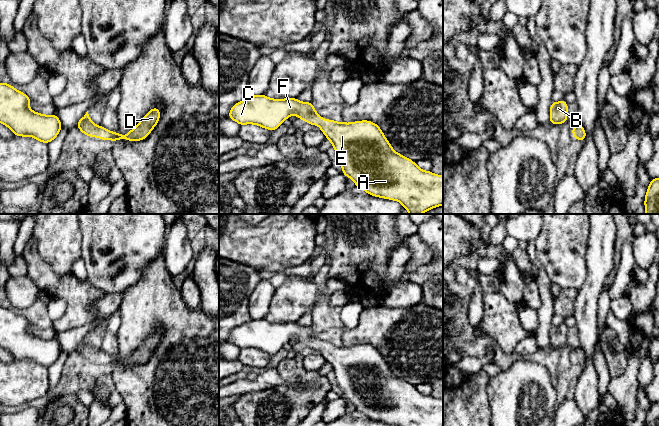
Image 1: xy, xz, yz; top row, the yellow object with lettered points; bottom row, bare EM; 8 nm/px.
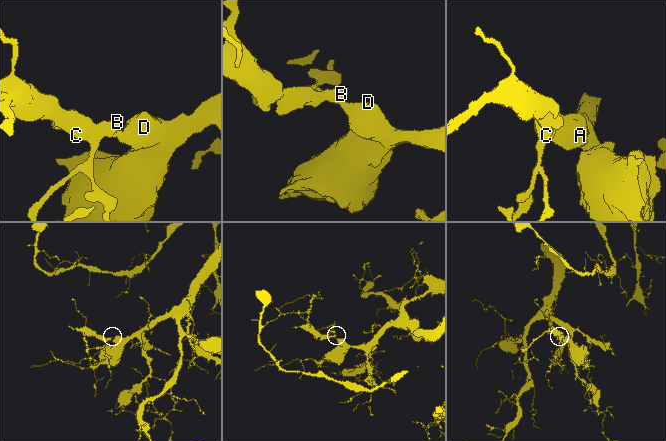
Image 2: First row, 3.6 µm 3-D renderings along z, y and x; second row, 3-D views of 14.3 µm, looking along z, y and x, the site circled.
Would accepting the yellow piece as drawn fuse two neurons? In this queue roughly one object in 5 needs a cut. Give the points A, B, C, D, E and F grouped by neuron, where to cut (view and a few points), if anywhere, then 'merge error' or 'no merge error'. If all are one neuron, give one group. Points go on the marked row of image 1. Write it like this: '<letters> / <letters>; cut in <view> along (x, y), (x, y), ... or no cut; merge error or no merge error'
A B C D E F; no cut; no merge error

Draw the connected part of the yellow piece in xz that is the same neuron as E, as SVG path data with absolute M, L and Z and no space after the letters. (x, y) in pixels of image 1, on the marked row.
M265 94L264 95L252 95L250 98L247 98L243 101L240 101L240 102L234 104L231 107L228 118L236 121L240 126L245 125L245 124L255 124L255 125L261 126L262 128L268 129L270 131L274 131L280 125L282 125L284 120L288 119L294 113L297 115L297 118L306 121L307 123L309 123L311 125L314 125L314 126L319 125L320 126L320 130L325 134L326 138L331 141L332 146L335 149L337 160L339 161L339 163L342 166L342 172L341 173L343 173L346 177L351 178L355 182L356 187L364 190L365 192L367 192L368 194L370 194L374 197L381 197L381 198L385 198L385 199L389 199L389 200L398 201L404 206L404 208L410 214L425 213L430 209L433 209L435 207L443 205L443 176L436 175L436 174L432 173L431 171L423 171L416 165L416 163L414 161L410 160L409 158L407 158L407 157L405 157L405 156L403 156L403 155L401 155L397 152L395 152L393 150L392 146L390 145L390 143L388 142L388 140L386 139L386 137L384 136L380 127L372 121L363 120L363 121L355 121L355 122L352 122L352 123L344 123L344 122L336 122L336 121L333 121L333 120L330 120L330 119L324 120L320 115L318 115L316 113L316 110L314 109L312 101L304 103L304 102L300 102L297 98L270 99Z

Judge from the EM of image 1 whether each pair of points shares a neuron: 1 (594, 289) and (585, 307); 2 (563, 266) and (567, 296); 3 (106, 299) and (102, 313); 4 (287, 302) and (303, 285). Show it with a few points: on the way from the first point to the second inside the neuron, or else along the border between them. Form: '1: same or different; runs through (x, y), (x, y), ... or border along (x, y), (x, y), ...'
1: same; runs through (590, 293), (587, 296), (586, 303)
2: different; border along (561, 287), (571, 287), (577, 291)
3: same; runs through (106, 302), (102, 310)
4: same; runs through (291, 298), (300, 289)

